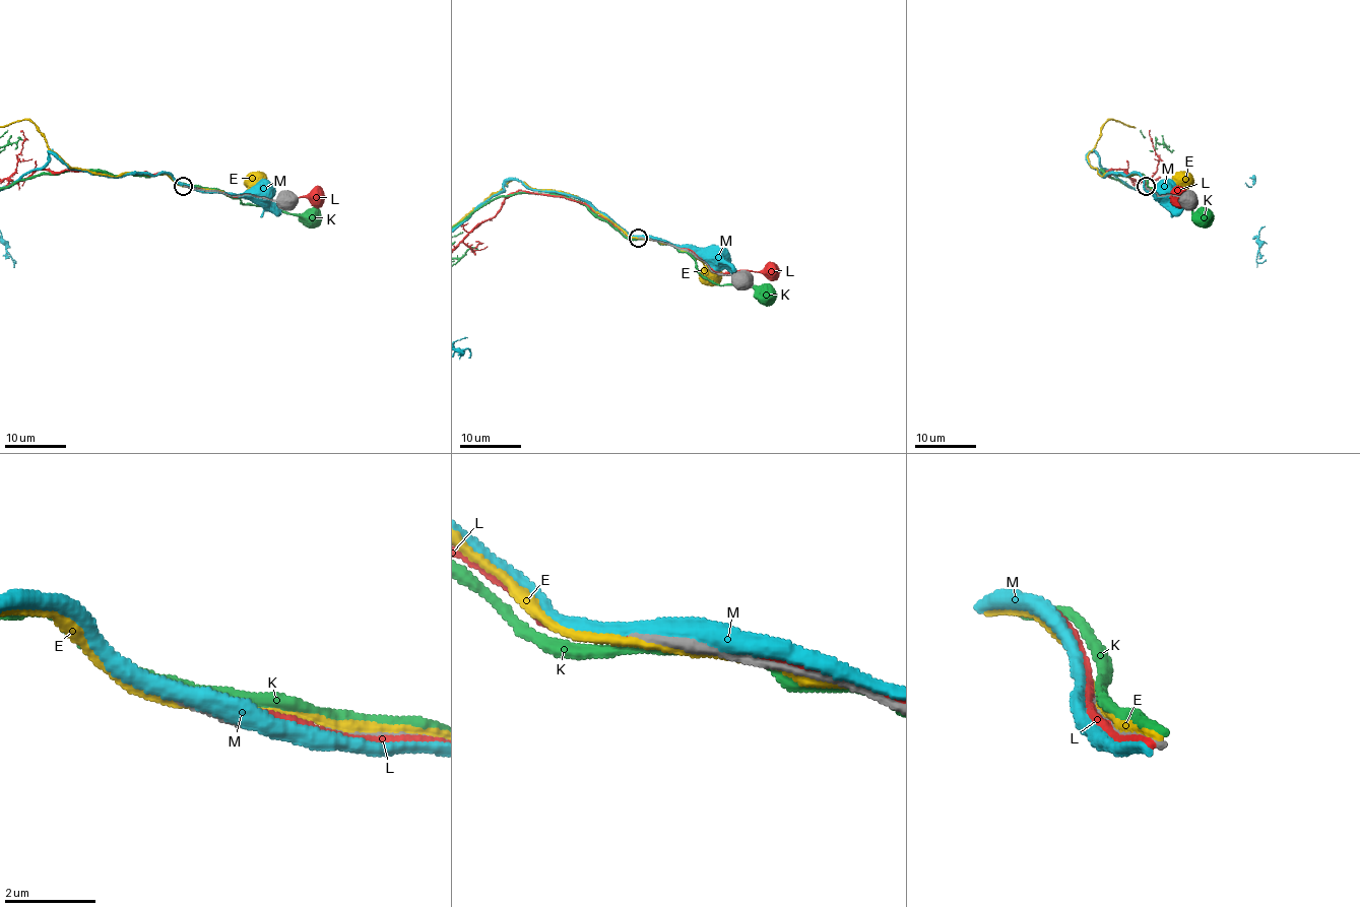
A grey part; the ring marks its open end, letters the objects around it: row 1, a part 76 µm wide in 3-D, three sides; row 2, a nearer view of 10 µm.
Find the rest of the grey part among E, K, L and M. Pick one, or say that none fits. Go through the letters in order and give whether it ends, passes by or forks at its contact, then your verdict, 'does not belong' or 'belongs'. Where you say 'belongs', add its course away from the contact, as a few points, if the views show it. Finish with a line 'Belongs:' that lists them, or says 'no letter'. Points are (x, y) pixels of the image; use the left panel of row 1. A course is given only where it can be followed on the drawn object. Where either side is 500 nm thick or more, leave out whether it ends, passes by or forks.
E: it passes by; does not belong
K: it passes by; does not belong
L: it passes by; does not belong
M: it passes by; does not belong
Belongs: no letter

